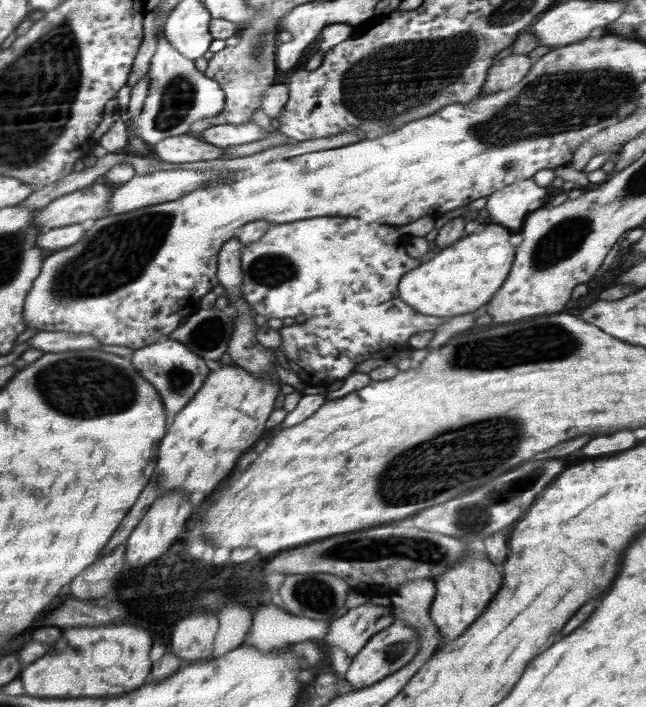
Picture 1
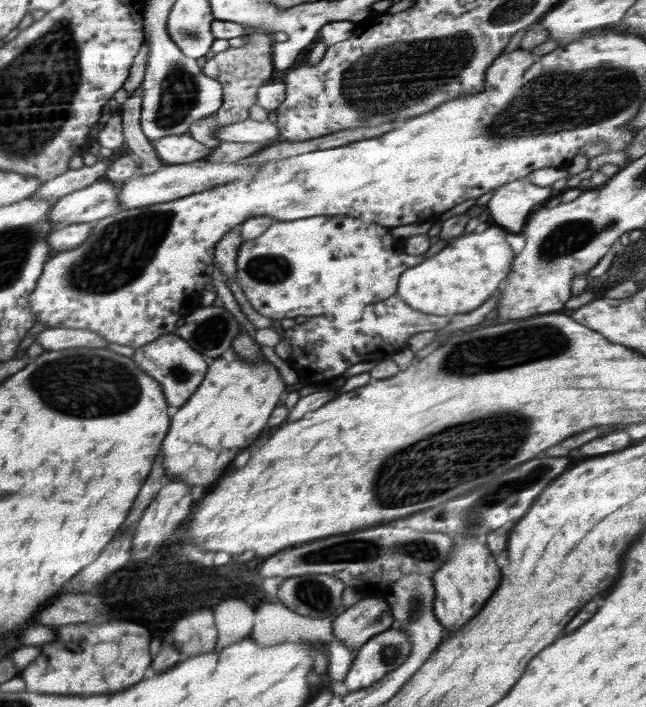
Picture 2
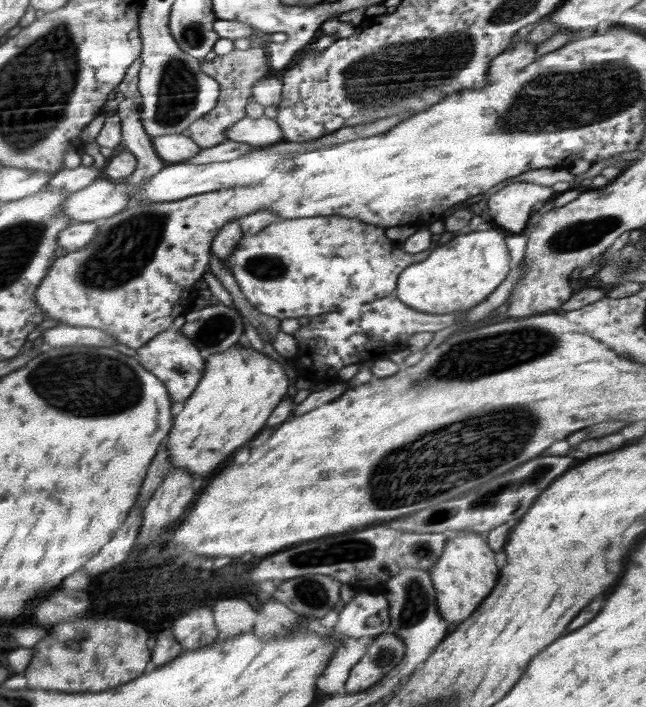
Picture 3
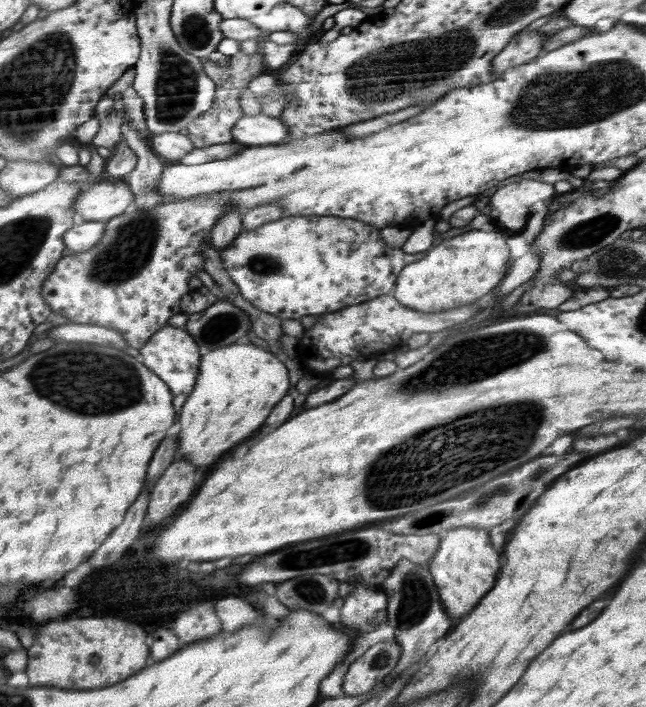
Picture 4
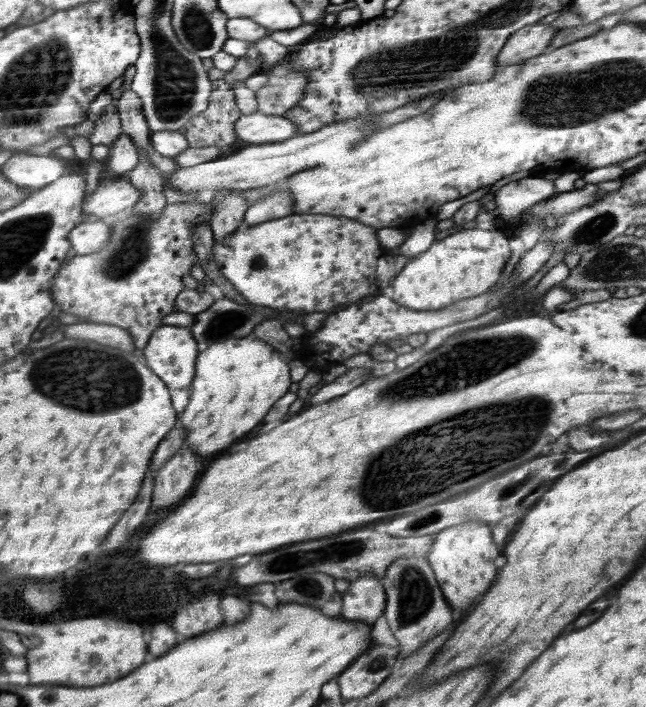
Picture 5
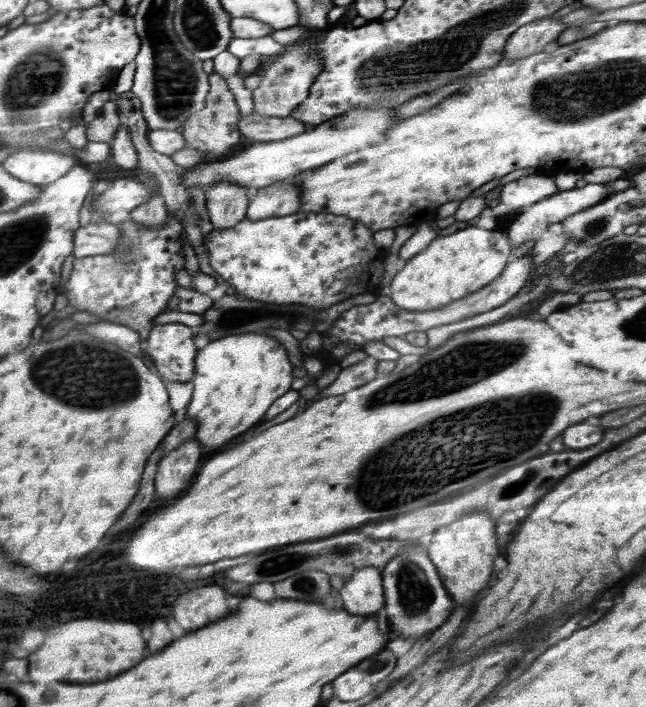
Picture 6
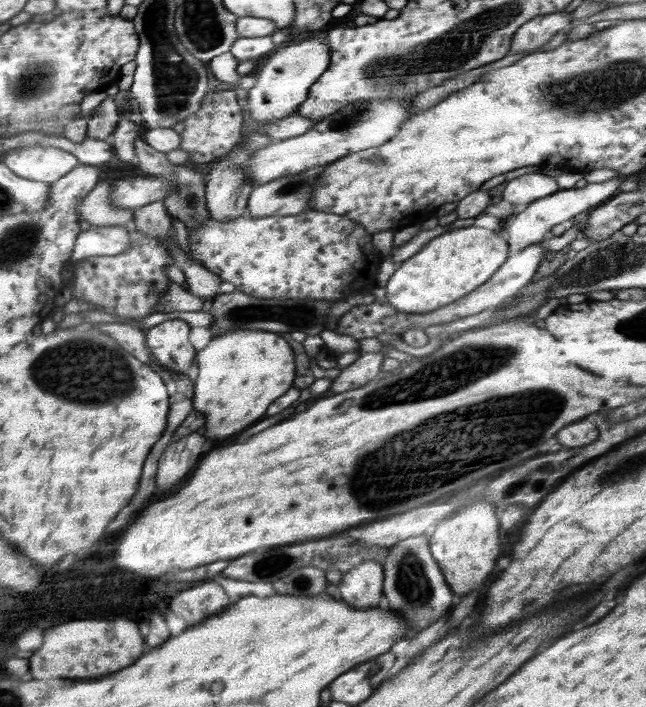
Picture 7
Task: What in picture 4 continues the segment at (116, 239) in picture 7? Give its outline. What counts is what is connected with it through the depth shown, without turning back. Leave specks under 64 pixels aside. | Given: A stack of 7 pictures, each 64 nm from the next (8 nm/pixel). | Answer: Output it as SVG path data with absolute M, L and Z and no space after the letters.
M84 220L78 226L73 226L64 236L65 245L68 247L66 254L78 254L94 248L104 236L104 224L105 221Z

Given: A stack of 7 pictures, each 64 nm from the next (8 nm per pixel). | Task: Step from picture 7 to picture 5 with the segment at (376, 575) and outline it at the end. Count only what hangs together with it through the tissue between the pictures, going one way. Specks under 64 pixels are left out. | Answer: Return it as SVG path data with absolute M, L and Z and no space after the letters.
M364 574L350 583L350 588L342 594L342 616L348 620L362 620L374 624L380 614L384 614L386 592L383 584L374 574Z

